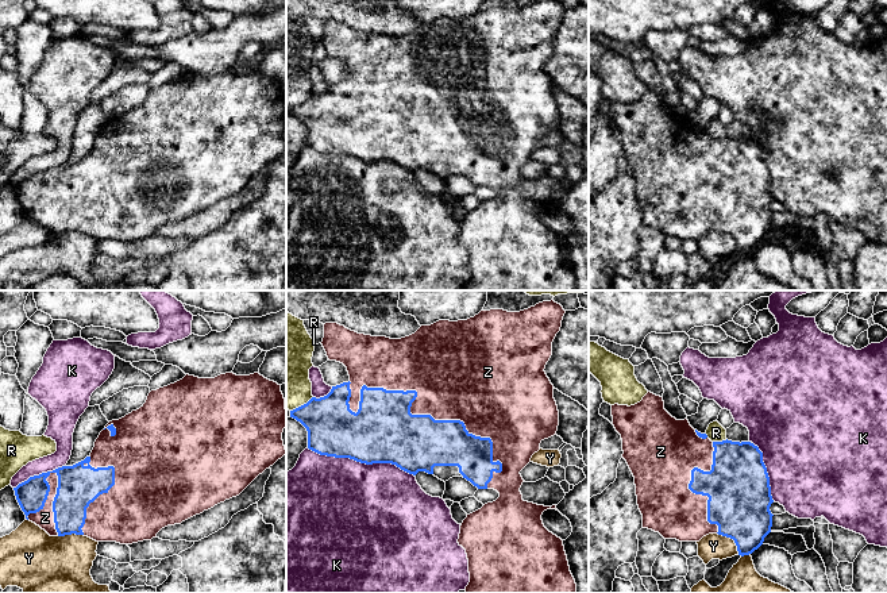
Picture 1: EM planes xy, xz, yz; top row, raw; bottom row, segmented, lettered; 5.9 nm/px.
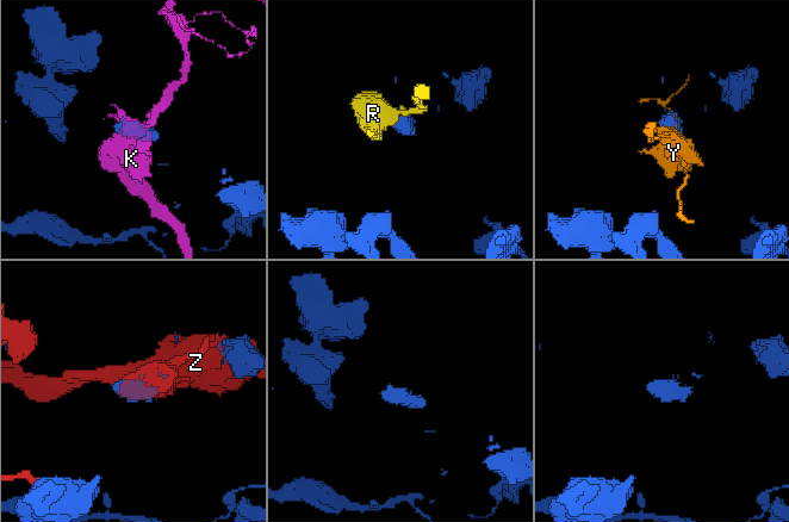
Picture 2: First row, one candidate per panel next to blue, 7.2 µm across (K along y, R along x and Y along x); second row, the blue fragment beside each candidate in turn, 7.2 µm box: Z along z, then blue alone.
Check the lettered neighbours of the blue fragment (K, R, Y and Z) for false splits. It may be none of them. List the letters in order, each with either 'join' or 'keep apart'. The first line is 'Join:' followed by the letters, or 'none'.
Join: Z
K: keep apart
R: keep apart
Y: keep apart
Z: join

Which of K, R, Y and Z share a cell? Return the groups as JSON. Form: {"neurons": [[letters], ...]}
{"neurons": [["K"], ["R", "Y"], ["Z"]]}

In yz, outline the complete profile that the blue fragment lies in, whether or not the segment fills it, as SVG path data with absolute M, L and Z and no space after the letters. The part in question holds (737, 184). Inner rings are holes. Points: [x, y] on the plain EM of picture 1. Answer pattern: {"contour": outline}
{"contour": "M648 89L643 97L635 103L612 103L612 113L613 113L613 123L616 128L621 132L622 136L622 155L626 158L636 182L636 193L637 193L637 203L643 212L643 226L652 227L659 230L664 236L676 236L679 239L699 239L703 234L709 231L718 231L734 238L737 243L738 253L749 253L755 247L757 247L764 235L771 230L772 224L772 211L770 208L771 201L774 200L771 193L771 184L770 184L770 174L767 170L767 165L763 159L763 150L751 139L732 139L732 138L722 138L722 139L711 139L706 131L701 131L694 127L689 118L676 118L664 107L663 95L656 93Z"}

